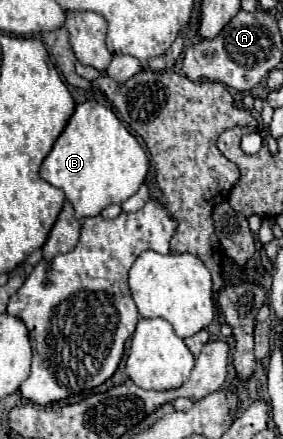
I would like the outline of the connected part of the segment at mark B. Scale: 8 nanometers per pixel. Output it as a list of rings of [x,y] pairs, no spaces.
[[[95,100],[75,106],[63,132],[55,140],[51,152],[43,160],[41,178],[65,192],[73,204],[75,216],[97,216],[109,204],[123,204],[143,184],[149,170],[149,160],[141,144],[129,134],[113,110]]]

